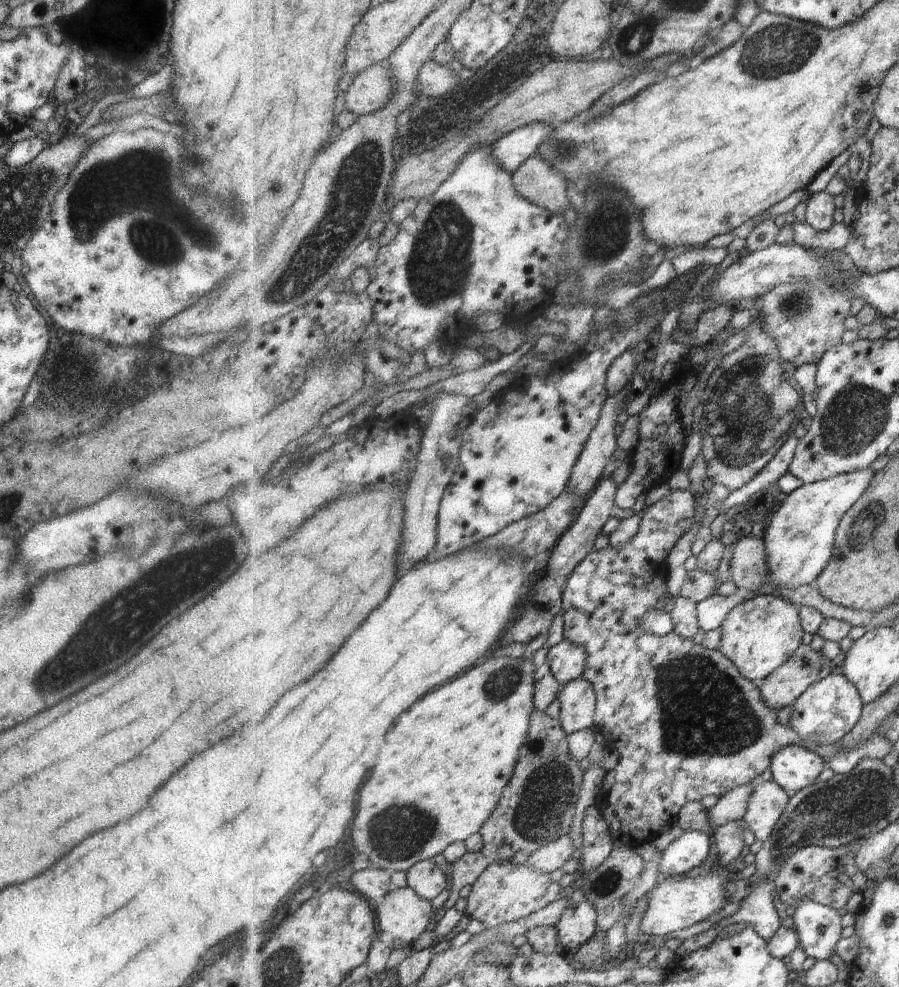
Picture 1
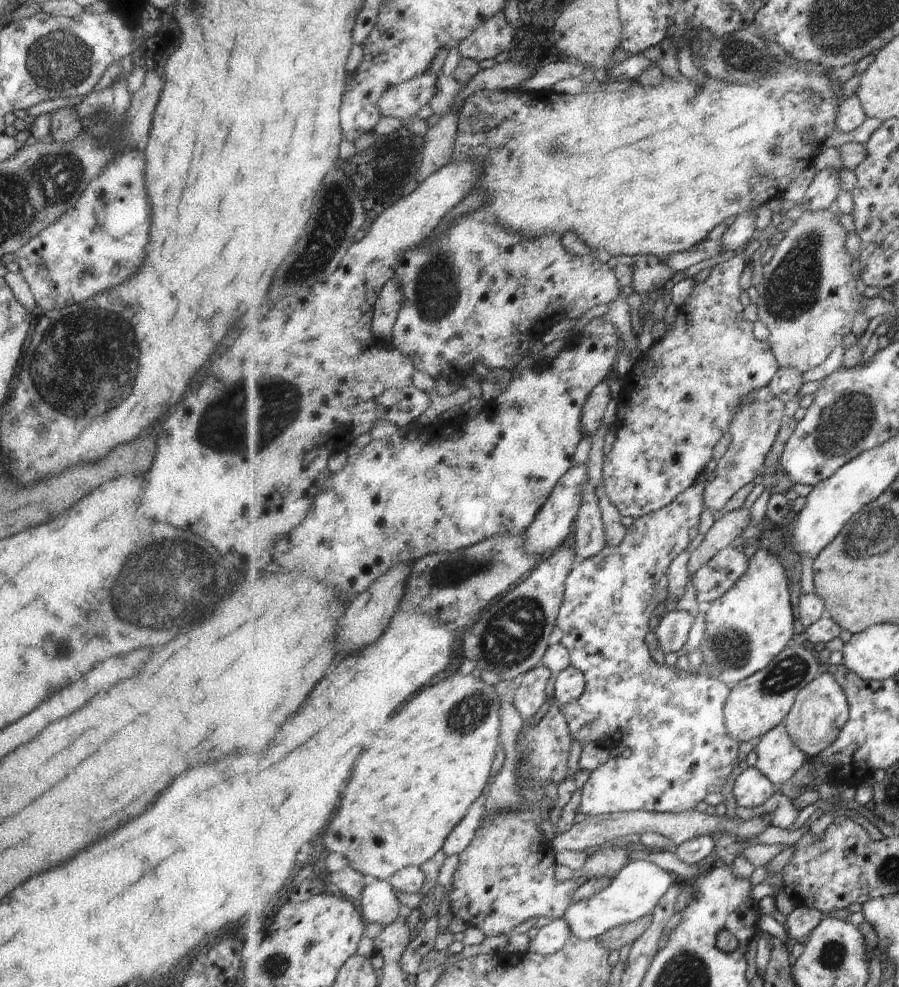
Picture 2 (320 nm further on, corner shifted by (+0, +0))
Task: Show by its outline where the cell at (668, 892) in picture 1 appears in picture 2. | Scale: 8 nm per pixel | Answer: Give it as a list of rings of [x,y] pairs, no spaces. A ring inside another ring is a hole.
[[[641,857],[637,861],[627,863],[612,883],[598,895],[579,902],[572,900],[566,914],[562,917],[570,924],[575,937],[583,940],[601,938],[612,928],[634,923],[644,916],[653,915],[654,908],[672,886],[674,886],[674,880],[671,872]]]

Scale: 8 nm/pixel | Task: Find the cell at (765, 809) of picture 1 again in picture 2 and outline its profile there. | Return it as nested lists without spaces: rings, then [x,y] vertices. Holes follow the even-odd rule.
[[[756,766],[747,767],[734,782],[733,795],[737,805],[755,808],[766,803],[777,792],[775,784],[771,783]]]

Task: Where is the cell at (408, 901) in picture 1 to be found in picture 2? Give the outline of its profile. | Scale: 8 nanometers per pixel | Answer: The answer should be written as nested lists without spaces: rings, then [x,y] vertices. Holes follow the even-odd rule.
[[[373,880],[364,888],[359,901],[363,916],[371,923],[379,923],[385,927],[401,918],[401,902],[396,890],[387,880]]]

